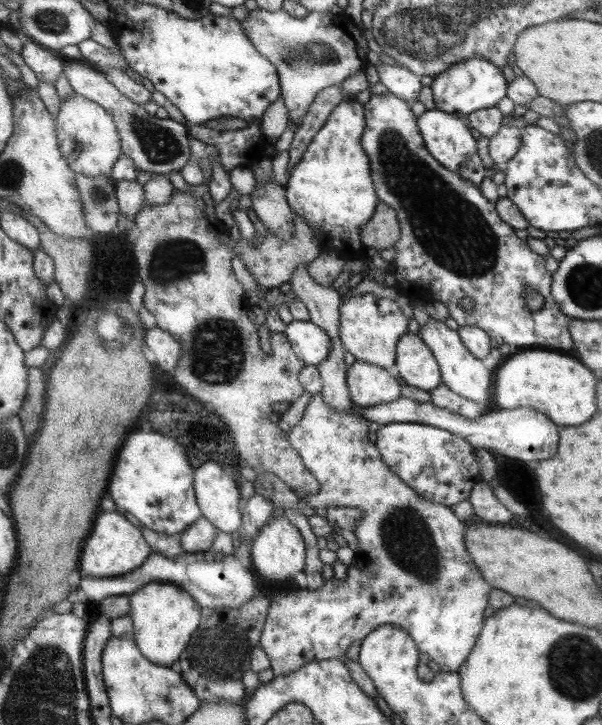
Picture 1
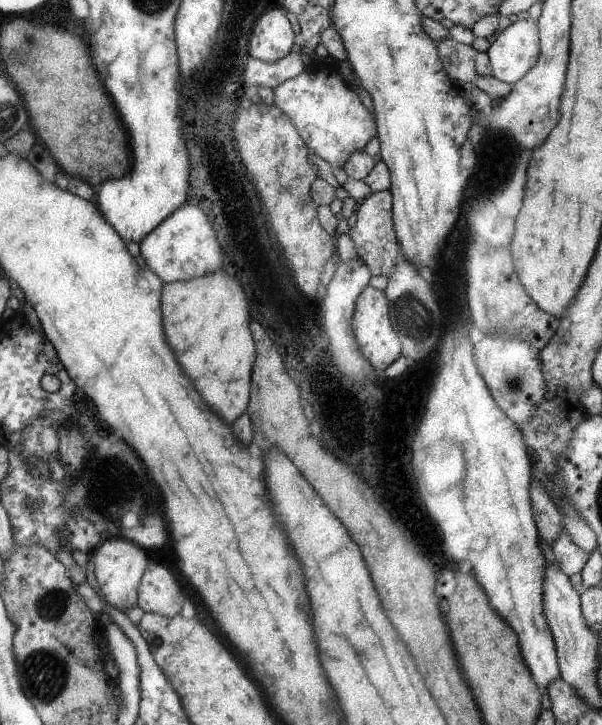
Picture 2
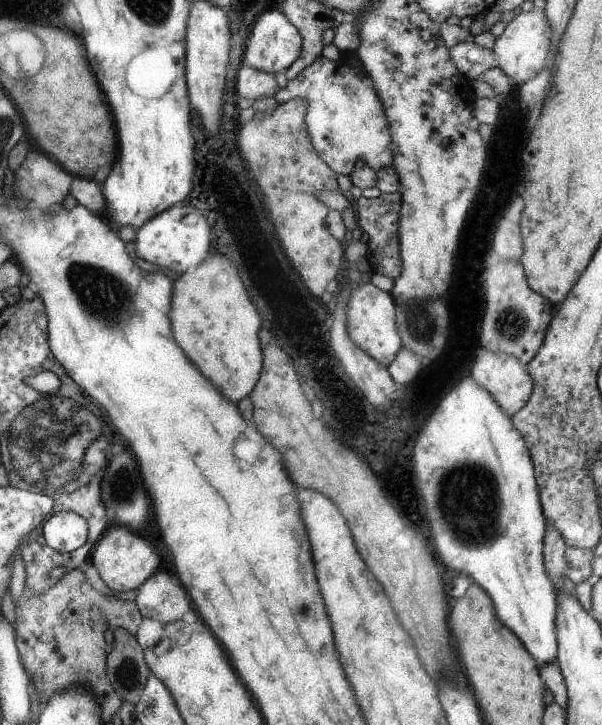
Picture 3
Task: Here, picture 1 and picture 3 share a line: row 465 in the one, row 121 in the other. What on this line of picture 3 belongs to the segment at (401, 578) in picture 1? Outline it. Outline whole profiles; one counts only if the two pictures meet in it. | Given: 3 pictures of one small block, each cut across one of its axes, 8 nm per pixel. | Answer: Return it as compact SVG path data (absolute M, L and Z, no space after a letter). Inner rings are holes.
M319 56L273 94L277 105L295 98L305 102L304 130L314 152L336 176L348 176L359 157L375 172L390 167L392 162L382 105L369 78L353 69L350 63L349 56L336 62Z

